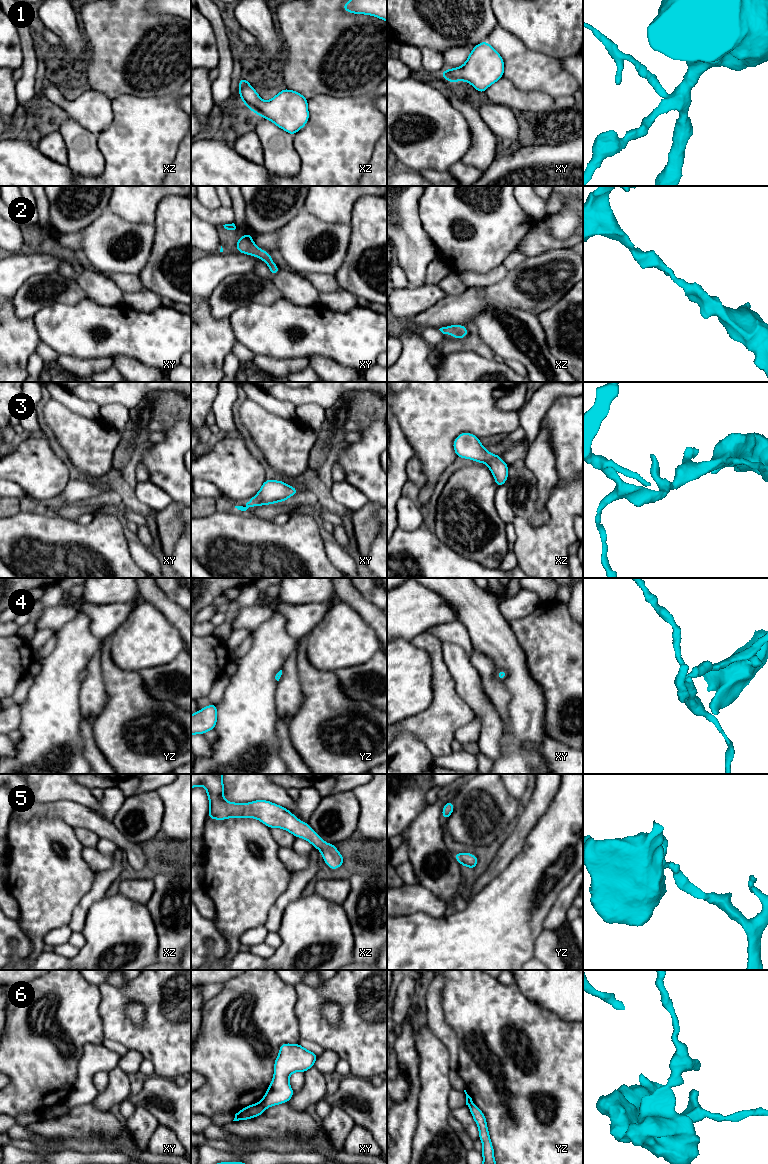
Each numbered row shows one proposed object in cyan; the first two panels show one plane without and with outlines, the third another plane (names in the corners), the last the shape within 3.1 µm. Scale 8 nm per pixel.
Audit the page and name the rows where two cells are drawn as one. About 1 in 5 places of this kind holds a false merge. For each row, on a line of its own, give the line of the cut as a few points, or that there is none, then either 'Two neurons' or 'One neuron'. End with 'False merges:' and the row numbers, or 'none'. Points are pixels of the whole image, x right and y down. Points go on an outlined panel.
1: No split. One neuron
2: No split. One neuron
3: No split. One neuron
4: No split. One neuron
5: No split. One neuron
6: Split along xy (260, 1102), (266, 1107). Two neurons
False merges: 6

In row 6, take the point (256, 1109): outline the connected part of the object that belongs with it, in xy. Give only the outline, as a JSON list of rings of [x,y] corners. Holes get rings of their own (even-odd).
[[[261,1103],[251,1104],[237,1112],[233,1121],[252,1119],[262,1115],[265,1110],[266,1107]]]

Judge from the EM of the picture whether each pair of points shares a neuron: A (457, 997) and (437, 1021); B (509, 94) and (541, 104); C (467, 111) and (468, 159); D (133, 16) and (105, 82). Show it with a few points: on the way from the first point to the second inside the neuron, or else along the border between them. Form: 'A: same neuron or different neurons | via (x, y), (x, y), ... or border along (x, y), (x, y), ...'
A: different neurons | border along (443, 989), (443, 1018), (455, 1033)
B: same neuron | via (517, 99), (533, 102)
C: same neuron | via (476, 123), (478, 127), (478, 147)
D: same neuron | via (125, 32), (125, 54), (114, 66)

